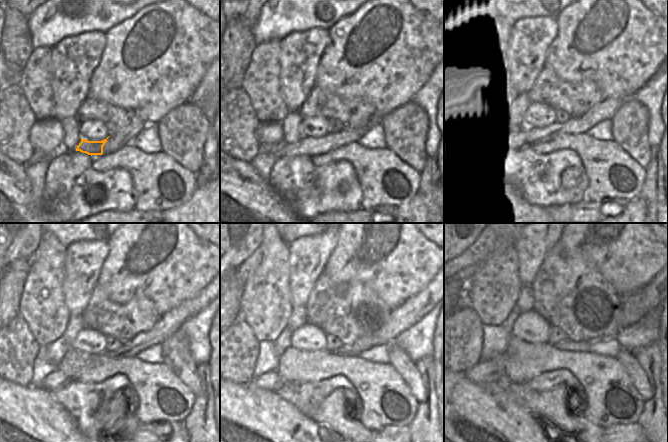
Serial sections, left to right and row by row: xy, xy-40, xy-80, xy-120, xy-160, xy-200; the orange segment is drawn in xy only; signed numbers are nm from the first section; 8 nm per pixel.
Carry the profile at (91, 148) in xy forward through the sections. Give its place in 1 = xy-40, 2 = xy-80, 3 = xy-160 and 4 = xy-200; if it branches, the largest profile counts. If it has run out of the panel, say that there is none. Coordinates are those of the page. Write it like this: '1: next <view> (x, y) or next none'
1: next xy-40 (311, 146)
2: next xy-80 (530, 146)
3: next xy-160 (402, 317)
4: next xy-200 (635, 307)

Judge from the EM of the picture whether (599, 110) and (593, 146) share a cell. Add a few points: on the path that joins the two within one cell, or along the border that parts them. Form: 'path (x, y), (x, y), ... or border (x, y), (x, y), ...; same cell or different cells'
border (586, 132), (578, 132), (576, 134); different cells

